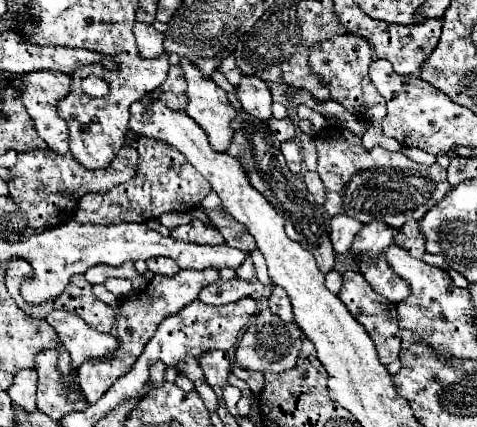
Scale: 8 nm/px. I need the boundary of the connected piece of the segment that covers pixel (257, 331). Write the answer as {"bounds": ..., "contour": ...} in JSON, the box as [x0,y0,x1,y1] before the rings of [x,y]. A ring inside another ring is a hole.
{"bounds":[235,309,303,373],"contour":[[[265,309],[253,317],[247,333],[241,337],[235,351],[235,361],[241,369],[281,373],[295,367],[301,353],[301,345],[303,345],[303,331],[297,327],[297,323],[285,323],[275,313]]]}

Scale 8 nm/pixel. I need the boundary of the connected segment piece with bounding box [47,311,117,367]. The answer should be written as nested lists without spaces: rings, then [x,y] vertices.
[[[53,311],[47,315],[47,323],[57,329],[59,341],[69,349],[73,367],[79,367],[85,359],[103,357],[117,349],[117,339],[109,333],[91,329],[81,317],[67,311]]]

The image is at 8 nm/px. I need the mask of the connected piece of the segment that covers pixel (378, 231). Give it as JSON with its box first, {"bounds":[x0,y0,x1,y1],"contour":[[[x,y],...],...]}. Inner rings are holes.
{"bounds":[351,221,411,303],"contour":[[[373,221],[369,225],[363,225],[351,249],[359,261],[359,271],[365,275],[367,283],[379,295],[387,297],[393,303],[399,303],[411,293],[411,289],[407,281],[391,273],[385,261],[385,247],[393,244],[393,233],[397,231],[389,229],[389,225],[381,225],[381,221]]]}

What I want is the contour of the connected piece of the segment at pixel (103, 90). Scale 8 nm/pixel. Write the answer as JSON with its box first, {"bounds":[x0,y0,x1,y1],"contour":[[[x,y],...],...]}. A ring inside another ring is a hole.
{"bounds":[81,77,110,97],"contour":[[[85,77],[85,81],[81,81],[81,89],[89,97],[105,97],[110,93],[109,84],[101,77]]]}

